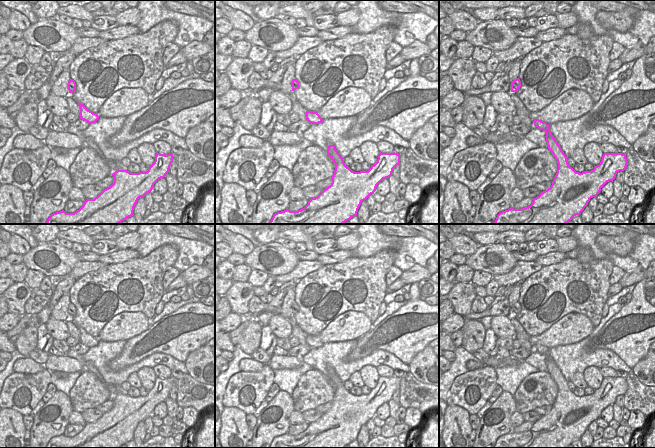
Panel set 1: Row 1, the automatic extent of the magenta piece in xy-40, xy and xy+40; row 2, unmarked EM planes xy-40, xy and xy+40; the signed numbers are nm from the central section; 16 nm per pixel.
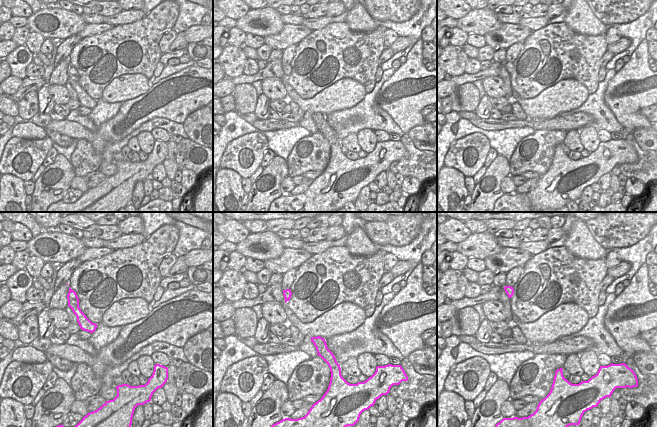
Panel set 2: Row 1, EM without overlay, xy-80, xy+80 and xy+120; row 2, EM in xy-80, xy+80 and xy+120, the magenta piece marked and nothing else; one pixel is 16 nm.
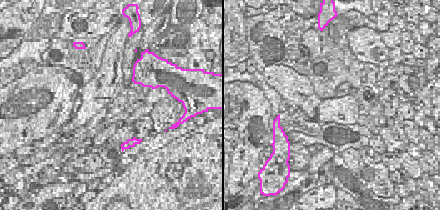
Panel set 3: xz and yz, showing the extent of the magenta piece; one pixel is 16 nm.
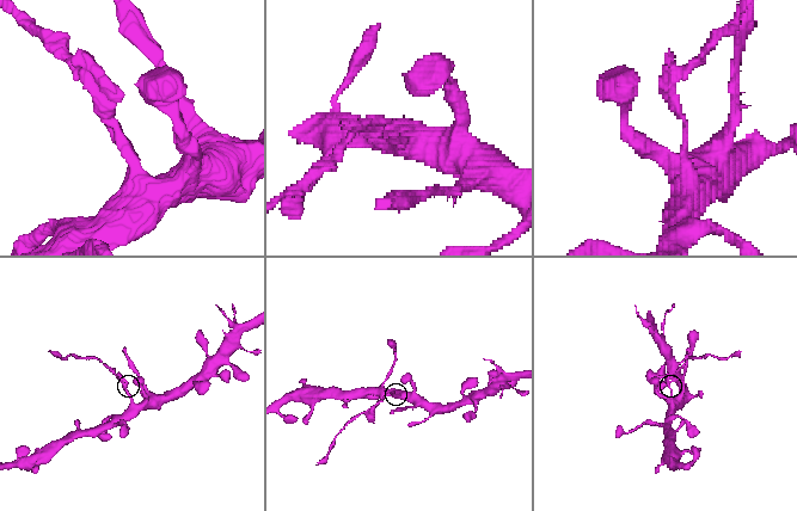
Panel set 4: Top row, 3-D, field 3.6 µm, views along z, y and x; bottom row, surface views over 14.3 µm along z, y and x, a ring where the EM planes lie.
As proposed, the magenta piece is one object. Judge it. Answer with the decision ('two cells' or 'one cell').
two cells

